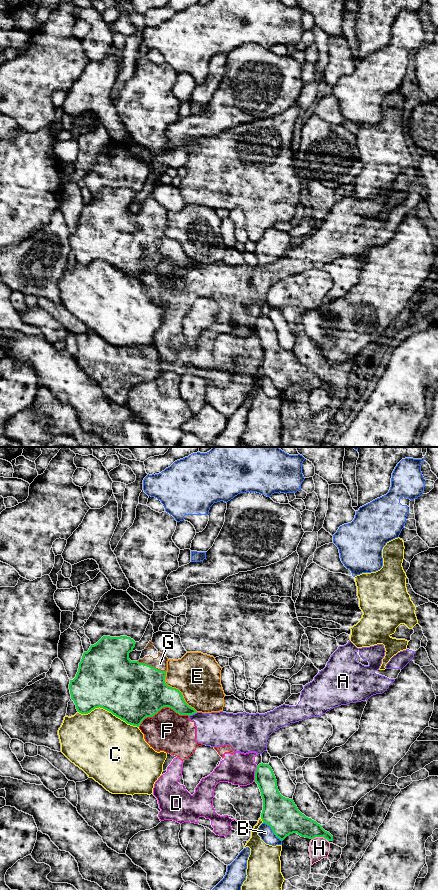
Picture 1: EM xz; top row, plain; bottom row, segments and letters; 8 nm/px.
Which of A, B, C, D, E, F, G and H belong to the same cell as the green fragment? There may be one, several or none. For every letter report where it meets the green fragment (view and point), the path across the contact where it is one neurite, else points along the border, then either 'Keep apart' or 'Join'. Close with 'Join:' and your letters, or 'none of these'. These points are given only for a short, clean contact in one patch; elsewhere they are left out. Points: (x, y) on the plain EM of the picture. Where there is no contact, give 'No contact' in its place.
A: Touches green at xz (193, 265). Keep apart
B: Touches green at xz (272, 382). Keep apart
C: Touches green at xz (108, 262). Keep apart
D: Touches green at xz (255, 326). Boundary: xz (257, 318), (253, 333). Keep apart
E: Touches green at xz (178, 242). Keep apart
F: Touches green at xz (162, 259). Keep apart
G: Touches green at xz (151, 218). Path across: xz (133, 243), (151, 223), (151, 218), (157, 218), (160, 215). Join
H: Touches green at xz (317, 388). Keep apart
Join: G

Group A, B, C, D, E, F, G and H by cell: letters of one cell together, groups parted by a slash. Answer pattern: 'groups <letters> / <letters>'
groups A D F / B / C / E / G / H

